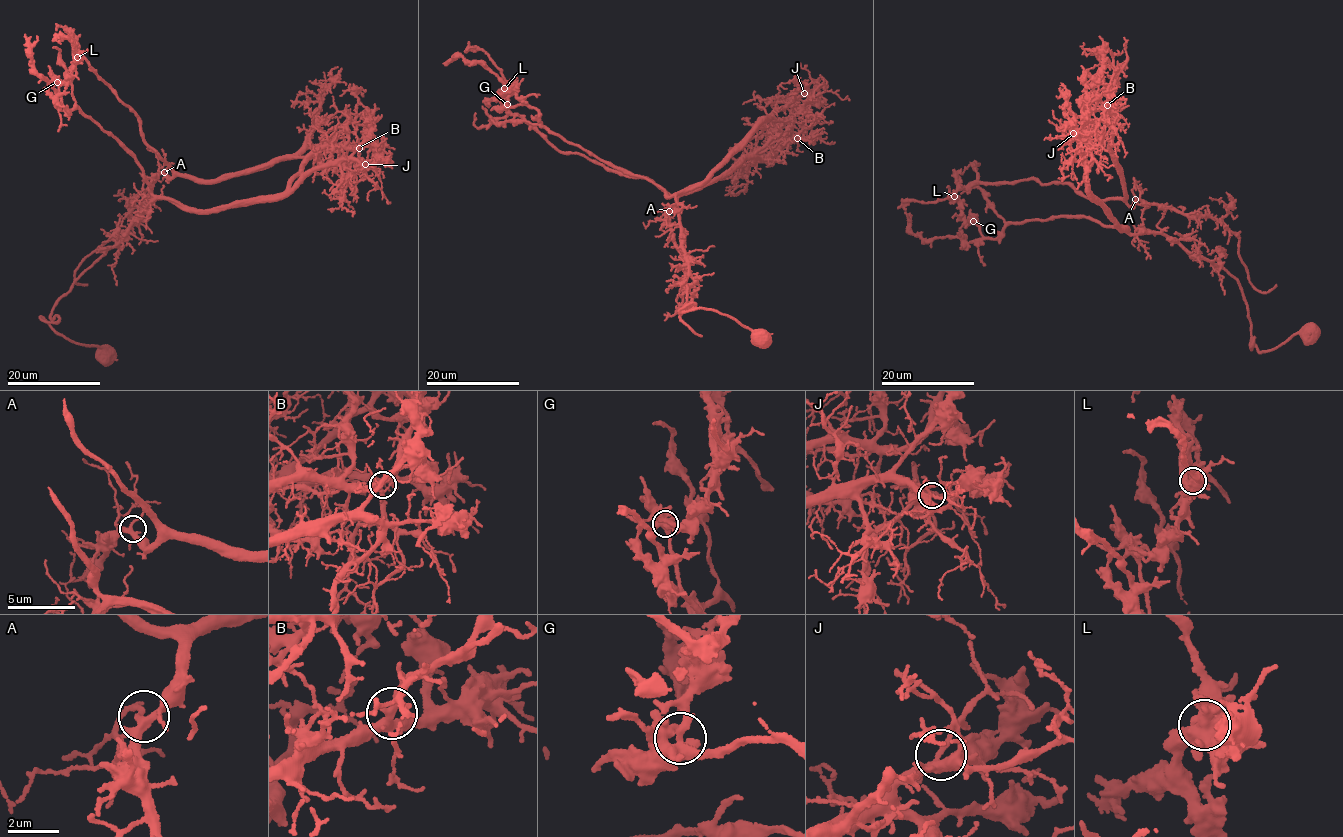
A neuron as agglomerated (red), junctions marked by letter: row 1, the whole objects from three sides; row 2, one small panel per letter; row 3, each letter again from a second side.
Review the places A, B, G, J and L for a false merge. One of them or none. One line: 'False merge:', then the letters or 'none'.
False merge: G

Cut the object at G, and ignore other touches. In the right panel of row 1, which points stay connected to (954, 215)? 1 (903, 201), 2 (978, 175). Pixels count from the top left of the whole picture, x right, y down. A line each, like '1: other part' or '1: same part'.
1: same part
2: same part

